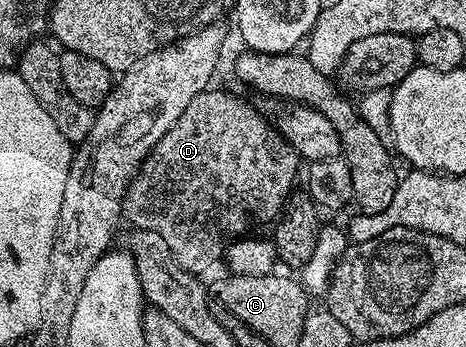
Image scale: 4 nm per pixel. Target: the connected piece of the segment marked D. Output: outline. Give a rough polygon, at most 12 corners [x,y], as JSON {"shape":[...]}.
{"shape":[[227,91],[189,101],[123,199],[204,273],[284,210],[298,153]]}

